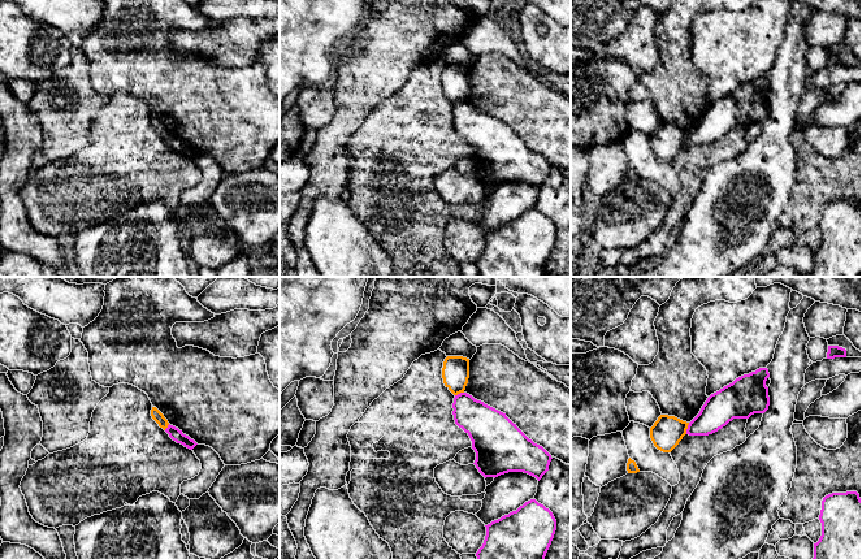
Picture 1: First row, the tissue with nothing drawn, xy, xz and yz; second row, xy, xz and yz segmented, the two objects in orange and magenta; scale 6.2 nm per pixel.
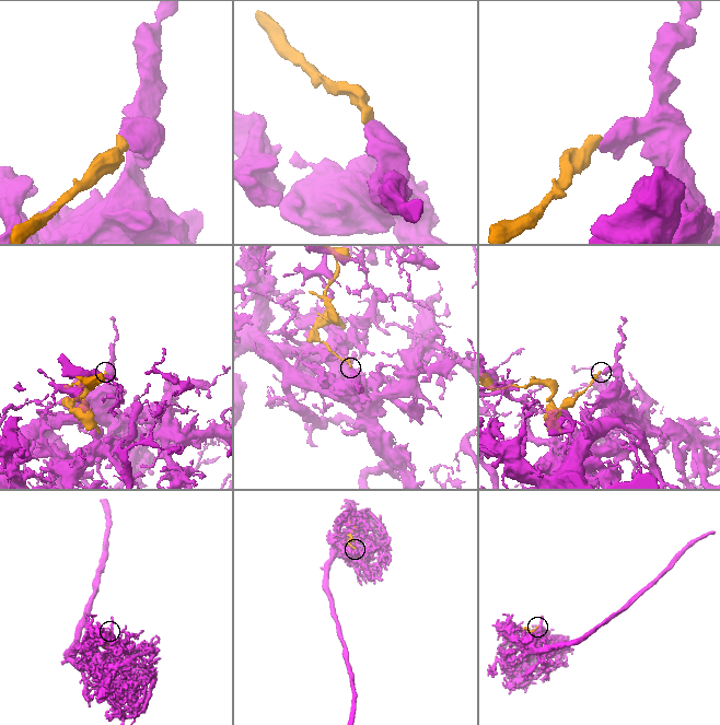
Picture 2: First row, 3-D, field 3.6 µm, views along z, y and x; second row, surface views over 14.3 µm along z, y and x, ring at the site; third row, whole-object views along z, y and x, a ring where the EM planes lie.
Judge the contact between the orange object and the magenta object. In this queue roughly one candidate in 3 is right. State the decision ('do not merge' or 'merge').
do not merge

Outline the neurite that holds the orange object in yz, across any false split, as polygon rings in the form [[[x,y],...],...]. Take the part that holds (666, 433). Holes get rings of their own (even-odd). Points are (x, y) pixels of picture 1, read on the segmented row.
[[[660,415],[650,428],[650,438],[658,450],[671,452],[686,434],[688,425],[675,416]]]

